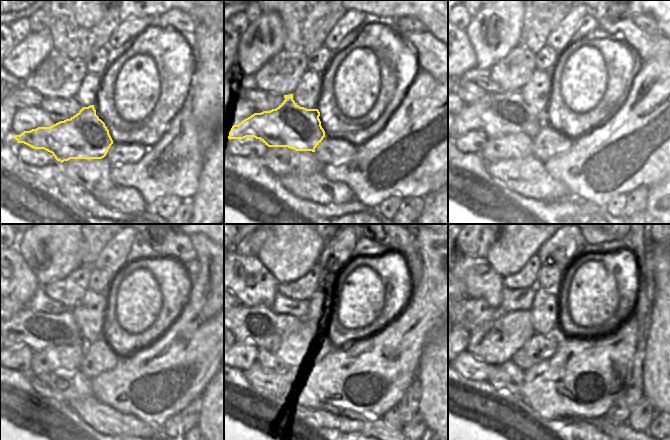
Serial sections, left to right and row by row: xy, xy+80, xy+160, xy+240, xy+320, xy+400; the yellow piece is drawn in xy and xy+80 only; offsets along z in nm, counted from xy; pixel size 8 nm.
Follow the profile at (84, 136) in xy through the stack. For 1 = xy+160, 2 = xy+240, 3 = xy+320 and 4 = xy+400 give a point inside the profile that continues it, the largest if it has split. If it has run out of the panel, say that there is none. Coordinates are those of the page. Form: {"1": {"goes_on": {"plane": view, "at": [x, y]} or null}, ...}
{"1": {"goes_on": {"plane": "xy+160", "at": [495, 114]}}, "2": {"goes_on": {"plane": "xy+240", "at": [38, 330]}}, "3": {"goes_on": {"plane": "xy+320", "at": [259, 324]}}, "4": {"goes_on": {"plane": "xy+400", "at": [476, 315]}}}

